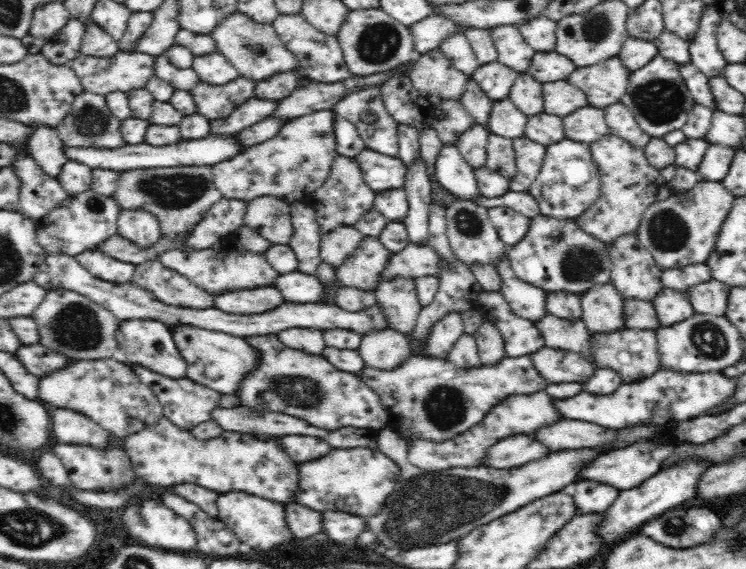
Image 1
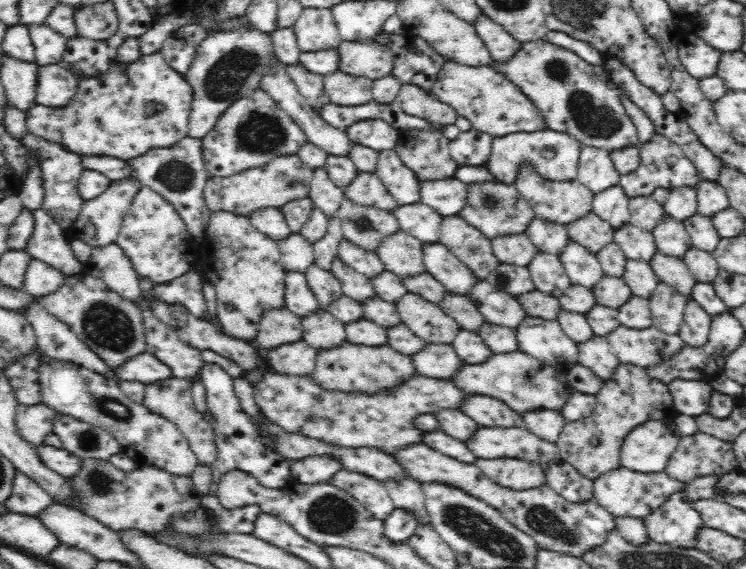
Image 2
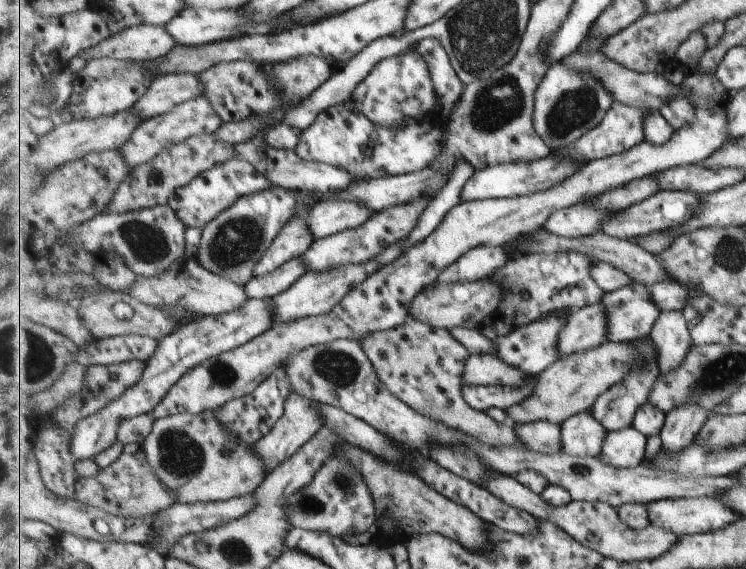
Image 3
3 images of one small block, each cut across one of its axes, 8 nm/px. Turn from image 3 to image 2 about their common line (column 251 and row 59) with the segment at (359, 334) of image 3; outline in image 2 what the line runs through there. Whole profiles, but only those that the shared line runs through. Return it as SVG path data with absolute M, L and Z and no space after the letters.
M341 41L337 46L340 55L339 70L352 76L372 81L393 74L394 56L387 43L371 41Z

